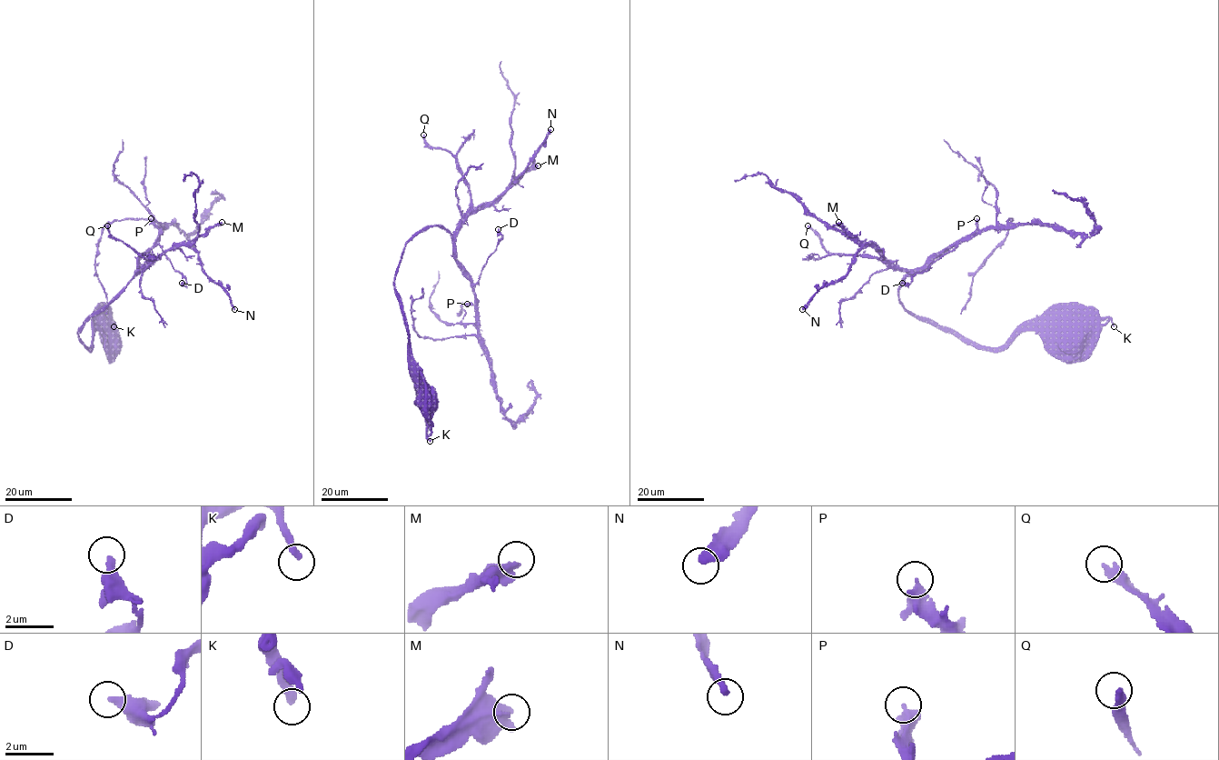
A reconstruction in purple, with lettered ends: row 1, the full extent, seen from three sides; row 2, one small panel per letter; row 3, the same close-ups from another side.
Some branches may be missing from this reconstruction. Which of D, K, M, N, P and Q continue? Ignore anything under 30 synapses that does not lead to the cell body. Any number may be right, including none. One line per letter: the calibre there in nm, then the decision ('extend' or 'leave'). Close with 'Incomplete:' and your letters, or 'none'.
D: 380 nm | leave
K: 320 nm | leave
M: 500 nm | extend
N: 360 nm | extend
P: 440 nm | leave
Q: 320 nm | leave
Incomplete: M, N

